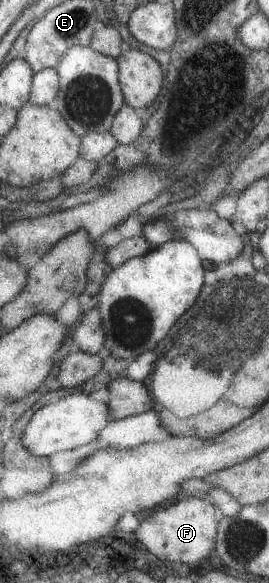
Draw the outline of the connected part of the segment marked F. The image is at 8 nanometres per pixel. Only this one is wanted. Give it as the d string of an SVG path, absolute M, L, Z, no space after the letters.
M211 487L204 498L188 497L153 512L137 526L135 538L143 544L147 554L157 559L194 566L213 552L217 522L223 516L235 516L240 508L241 505L228 492Z

